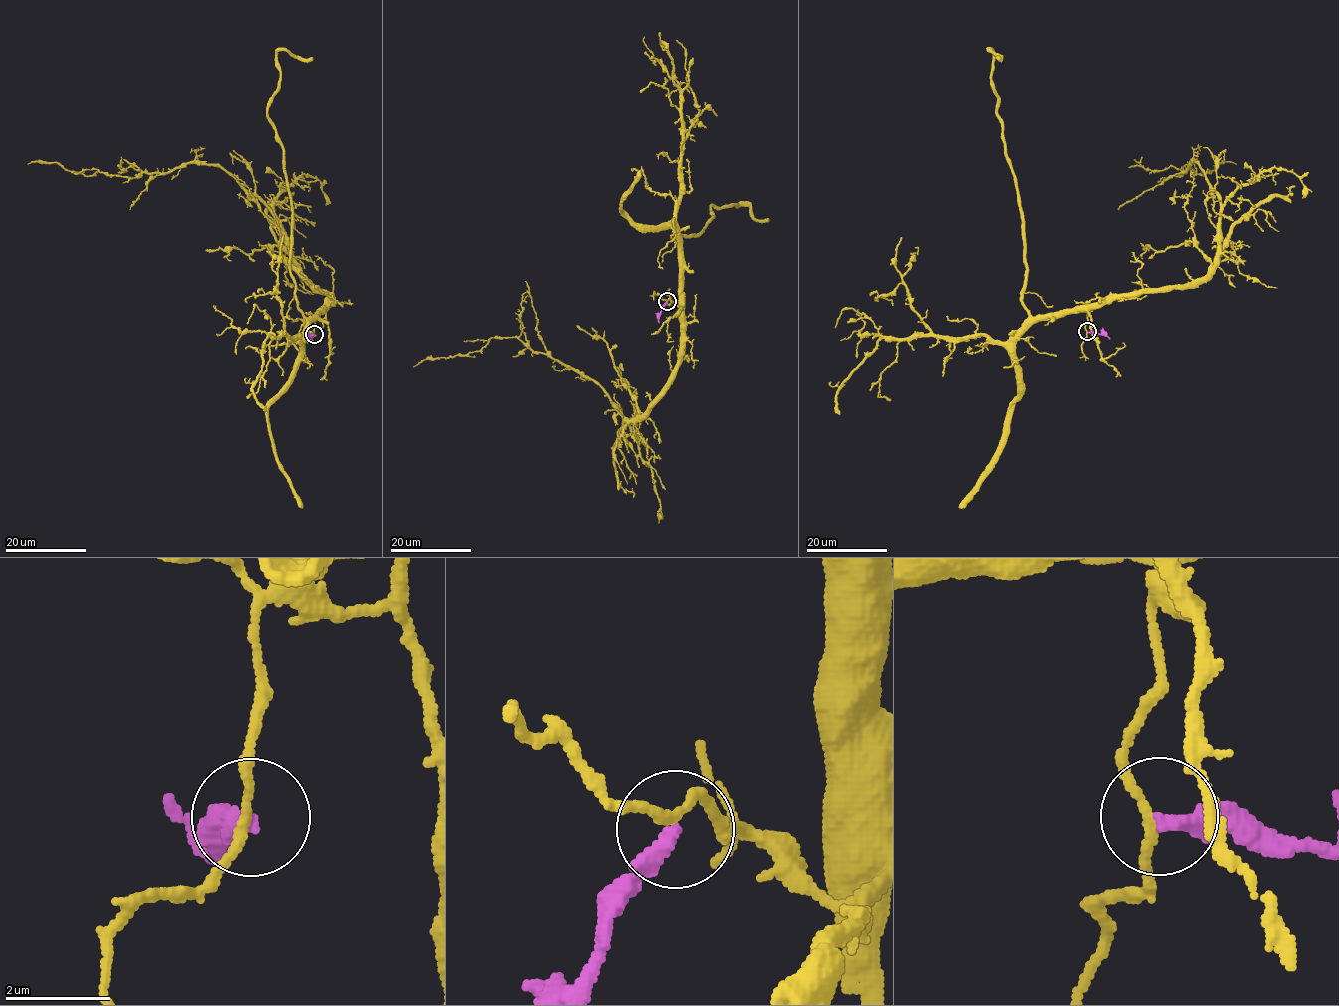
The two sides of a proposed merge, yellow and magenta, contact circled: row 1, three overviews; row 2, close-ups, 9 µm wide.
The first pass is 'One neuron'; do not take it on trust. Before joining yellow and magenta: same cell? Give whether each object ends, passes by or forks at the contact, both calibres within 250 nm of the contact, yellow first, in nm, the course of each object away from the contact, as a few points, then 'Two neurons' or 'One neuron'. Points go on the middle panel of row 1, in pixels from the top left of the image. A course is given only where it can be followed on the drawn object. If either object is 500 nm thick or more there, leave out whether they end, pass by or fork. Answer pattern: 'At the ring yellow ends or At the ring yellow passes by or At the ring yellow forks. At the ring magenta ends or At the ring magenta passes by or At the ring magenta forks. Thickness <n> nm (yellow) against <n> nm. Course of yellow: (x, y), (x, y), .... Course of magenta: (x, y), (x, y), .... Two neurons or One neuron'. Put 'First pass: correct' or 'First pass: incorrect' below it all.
At the ring yellow passes by. At the ring magenta ends. Thickness 180 nm (yellow) against 320 nm. Course of yellow: (667, 300), (683, 305), (676, 373), (637, 421), (595, 382), (515, 337), (412, 367). Course of magenta: (667, 301), (659, 322). Two neurons
First pass: incorrect

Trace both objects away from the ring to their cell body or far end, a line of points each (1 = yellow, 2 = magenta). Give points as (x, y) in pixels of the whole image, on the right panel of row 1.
1: (1087, 332), (1093, 306), (1168, 291), (1207, 273), (1223, 206), (1196, 161), (1177, 175), (1236, 164)
2: (1088, 332), (1106, 335), (1110, 339)

